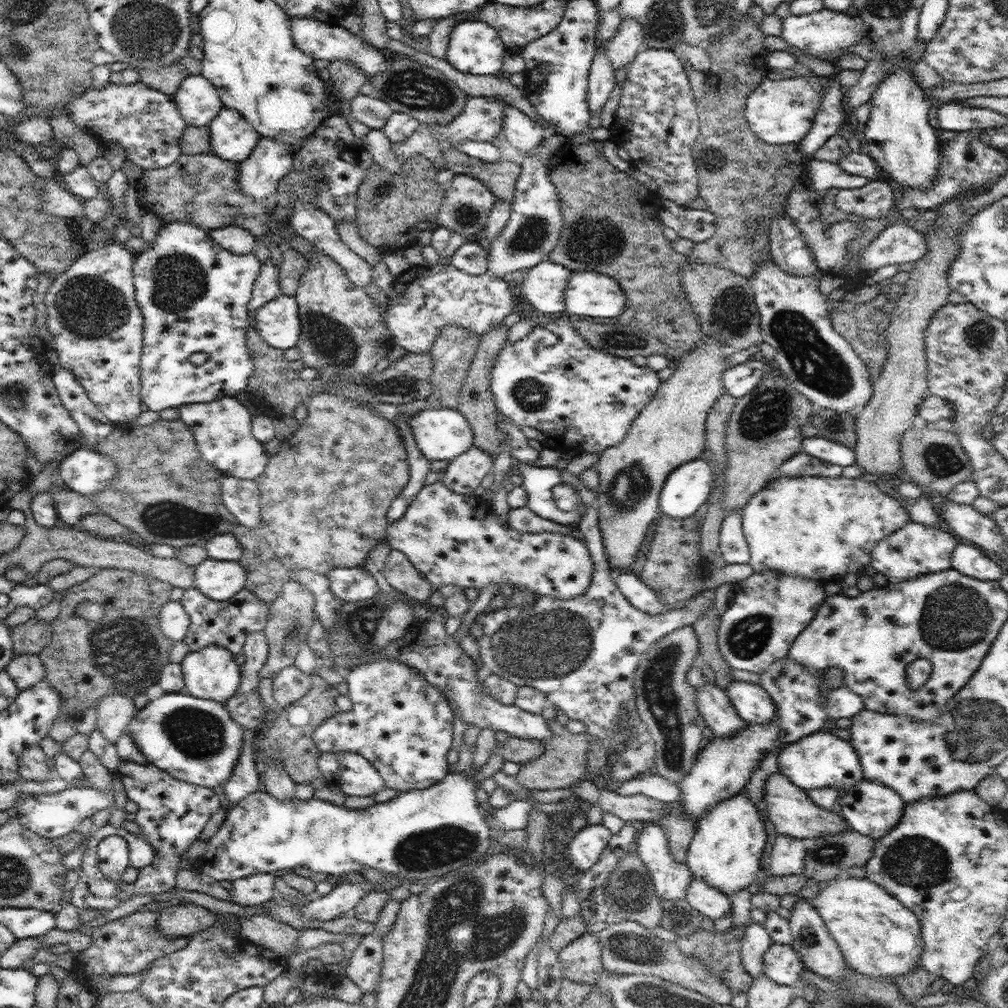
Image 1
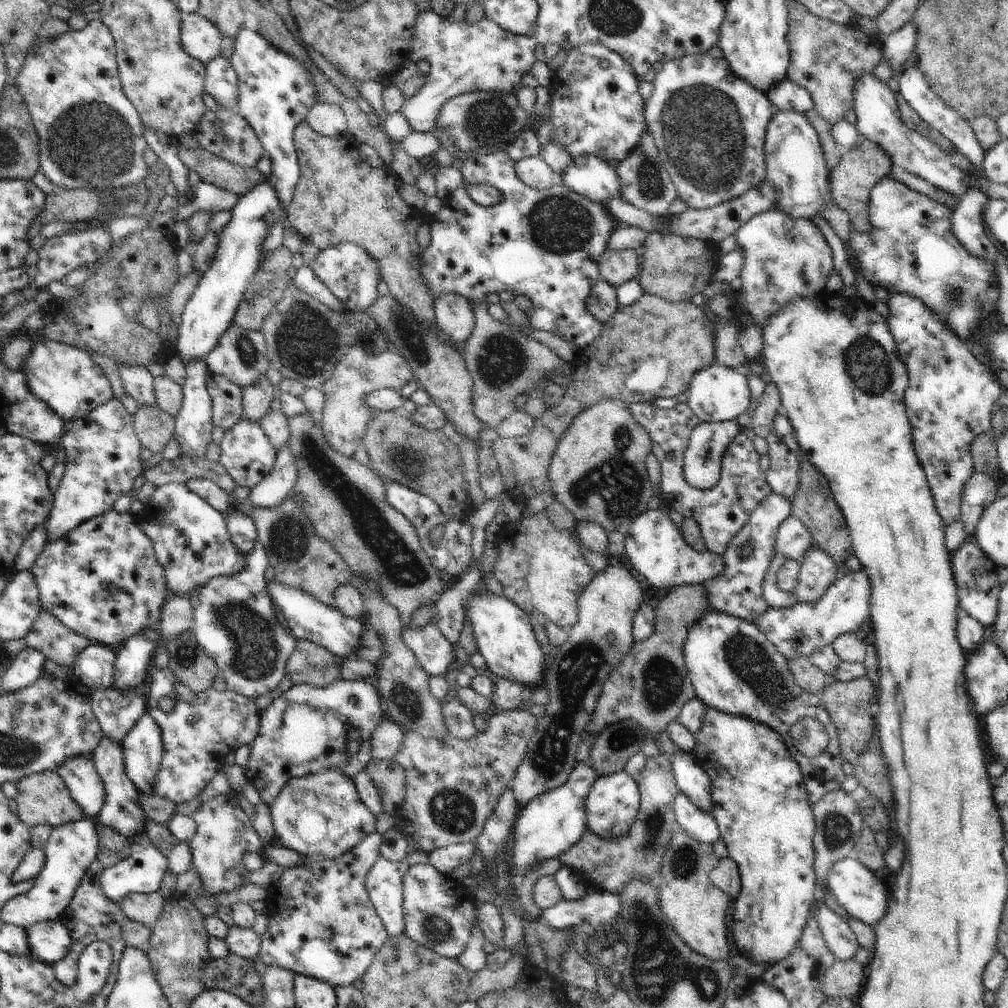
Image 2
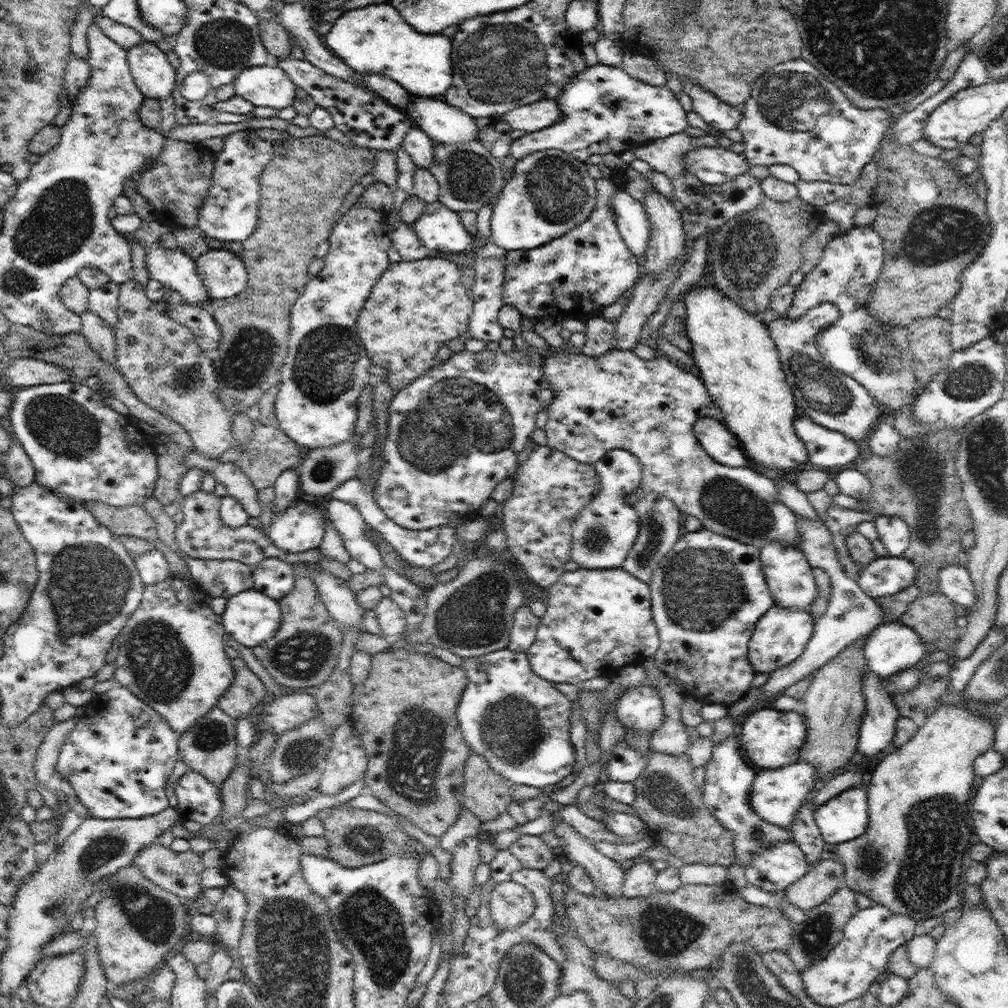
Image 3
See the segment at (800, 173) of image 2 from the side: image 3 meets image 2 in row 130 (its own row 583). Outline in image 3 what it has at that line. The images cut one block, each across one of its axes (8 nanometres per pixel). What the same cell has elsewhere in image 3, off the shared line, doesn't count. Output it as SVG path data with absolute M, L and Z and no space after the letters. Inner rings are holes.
M771 540L760 549L760 560L773 603L782 608L810 611L819 590L813 567L802 550Z

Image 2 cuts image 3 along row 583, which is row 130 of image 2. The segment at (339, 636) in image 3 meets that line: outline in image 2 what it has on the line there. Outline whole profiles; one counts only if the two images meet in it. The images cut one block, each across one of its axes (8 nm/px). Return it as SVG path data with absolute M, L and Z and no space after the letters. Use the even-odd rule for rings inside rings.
M302 120L294 129L294 146L300 167L299 180L296 183L294 198L284 211L288 226L296 228L303 241L311 242L319 250L352 242L368 250L368 254L380 266L380 278L388 284L389 292L410 314L424 326L435 329L435 297L420 274L420 246L416 241L418 228L424 221L423 213L412 205L406 204L398 192L403 183L389 167L373 167L360 156L360 144L347 133L342 138L330 138L318 134Z

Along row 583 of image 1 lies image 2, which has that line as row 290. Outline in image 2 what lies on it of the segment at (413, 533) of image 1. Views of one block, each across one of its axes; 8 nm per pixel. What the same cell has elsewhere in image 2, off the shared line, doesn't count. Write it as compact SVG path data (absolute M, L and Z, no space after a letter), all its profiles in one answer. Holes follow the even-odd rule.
M506 151L468 158L461 167L463 186L458 186L450 198L446 198L439 212L429 222L430 245L418 256L420 274L433 296L460 294L472 303L485 302L488 294L504 290L510 290L514 295L524 294L534 306L529 318L531 329L552 332L573 342L577 348L590 346L599 338L603 324L588 312L584 302L592 286L601 280L599 258L607 249L609 238L624 224L612 214L606 214L600 204L584 198L559 181L544 190L526 186L516 176L515 162ZM476 184L494 186L502 198L487 207L477 204L467 192L467 186Z

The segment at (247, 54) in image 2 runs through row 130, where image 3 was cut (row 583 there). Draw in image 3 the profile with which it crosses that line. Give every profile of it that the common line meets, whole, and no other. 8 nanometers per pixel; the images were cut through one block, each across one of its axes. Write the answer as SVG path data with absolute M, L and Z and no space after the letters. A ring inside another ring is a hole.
M268 557L252 567L253 586L270 598L281 599L294 586L293 565L281 558Z

